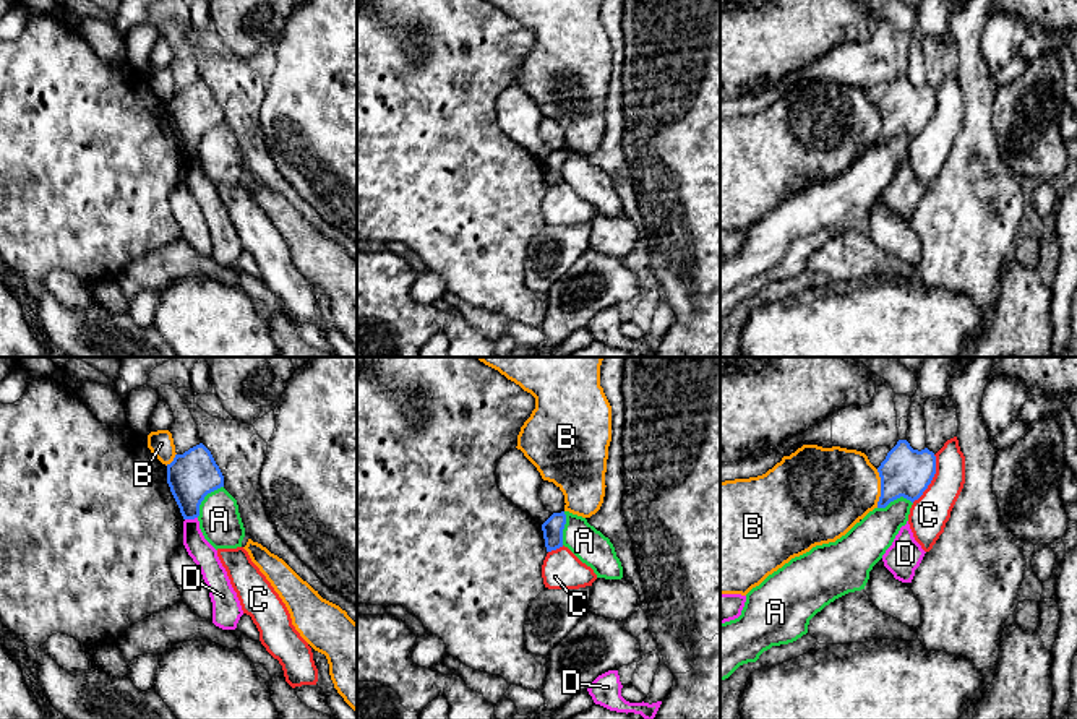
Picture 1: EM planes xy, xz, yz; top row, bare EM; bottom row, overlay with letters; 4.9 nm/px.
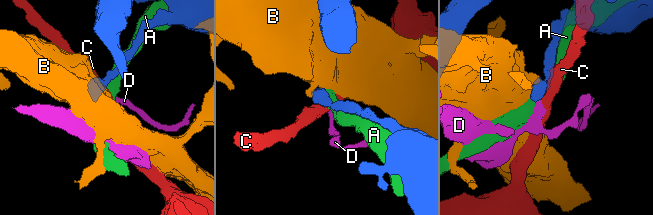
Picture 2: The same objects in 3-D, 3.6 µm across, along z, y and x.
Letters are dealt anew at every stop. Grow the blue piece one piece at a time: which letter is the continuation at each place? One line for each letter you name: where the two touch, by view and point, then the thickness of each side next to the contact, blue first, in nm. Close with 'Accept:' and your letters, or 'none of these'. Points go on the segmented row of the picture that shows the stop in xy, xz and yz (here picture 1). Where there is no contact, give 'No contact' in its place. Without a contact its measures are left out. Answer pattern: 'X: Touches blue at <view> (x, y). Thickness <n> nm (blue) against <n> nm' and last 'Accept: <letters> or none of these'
Accept: none of these

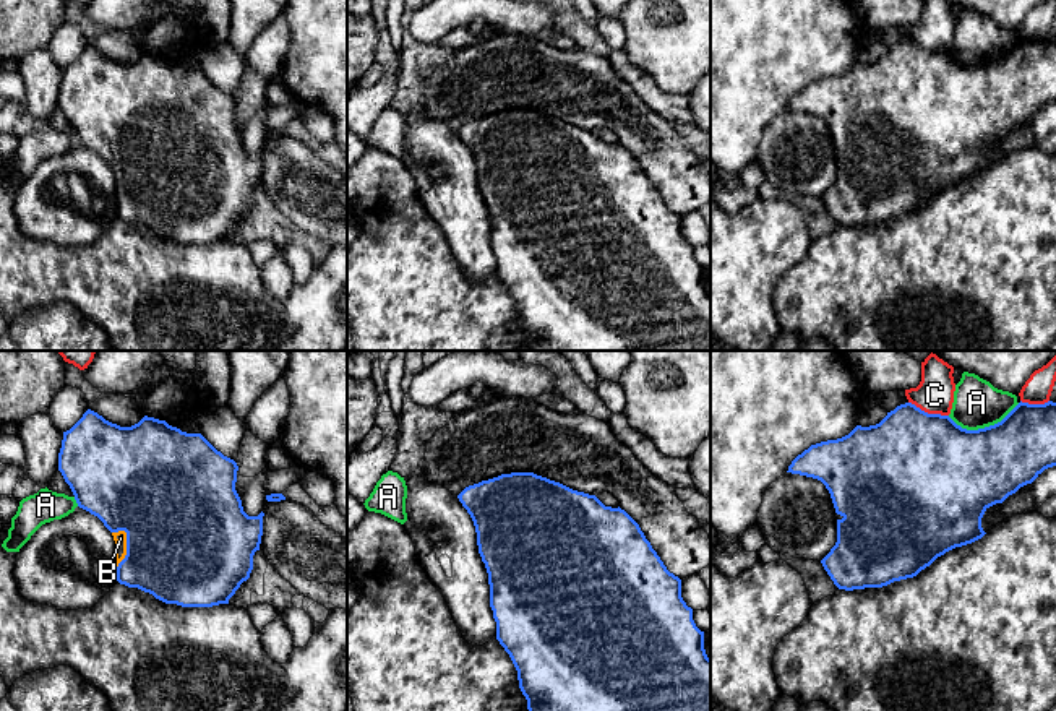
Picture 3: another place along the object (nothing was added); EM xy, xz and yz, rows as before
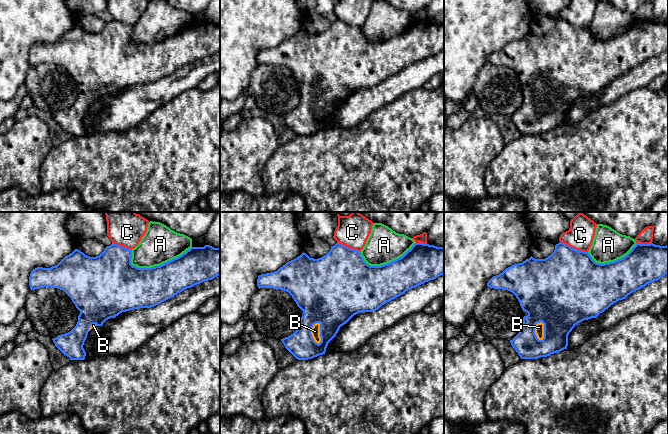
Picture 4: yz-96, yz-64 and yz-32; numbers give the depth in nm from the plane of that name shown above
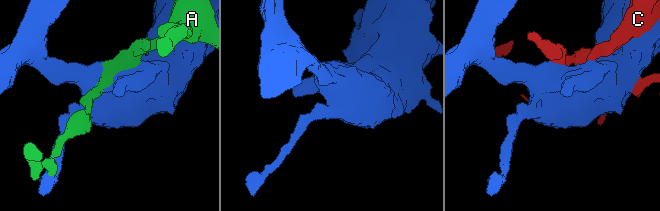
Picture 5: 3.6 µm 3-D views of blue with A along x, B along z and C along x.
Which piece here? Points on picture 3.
B: Touches blue at xy (127, 549). Thickness 500 nm (blue) against 60 nm
Accept: B

